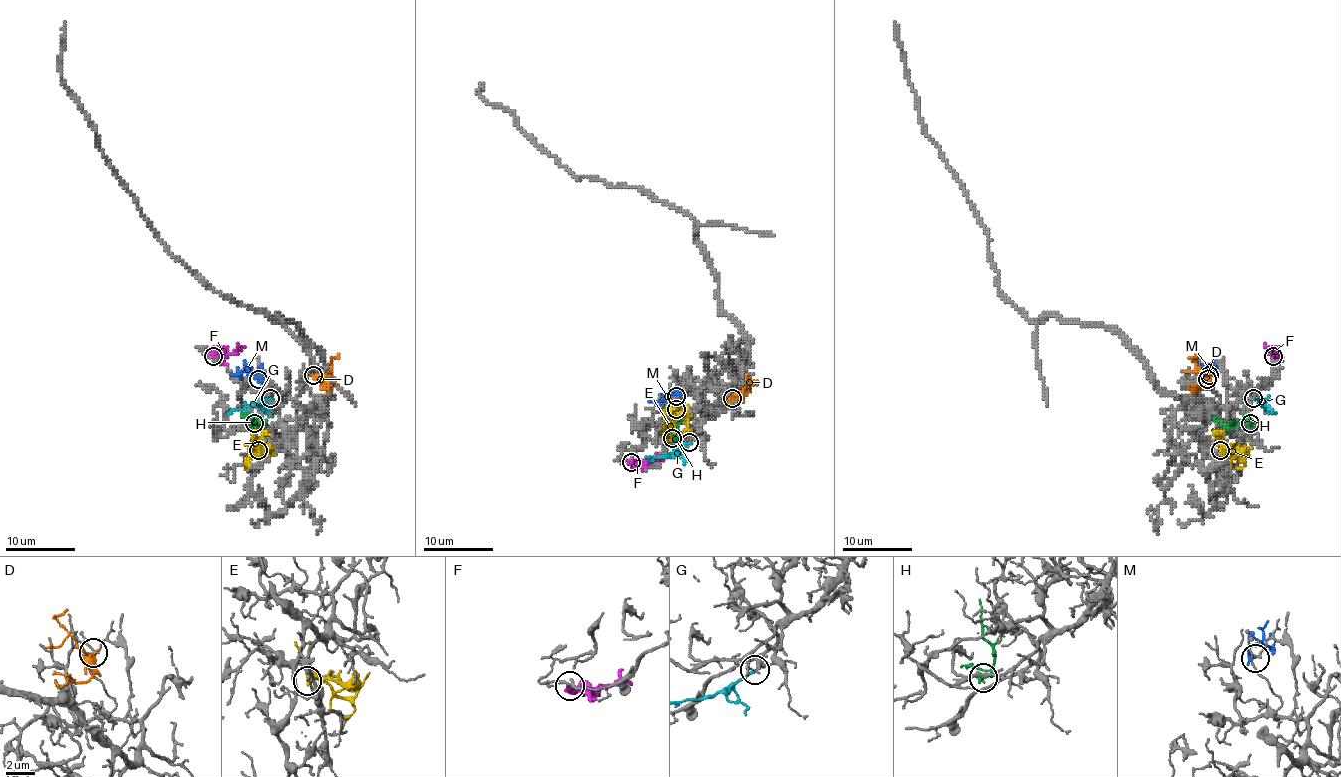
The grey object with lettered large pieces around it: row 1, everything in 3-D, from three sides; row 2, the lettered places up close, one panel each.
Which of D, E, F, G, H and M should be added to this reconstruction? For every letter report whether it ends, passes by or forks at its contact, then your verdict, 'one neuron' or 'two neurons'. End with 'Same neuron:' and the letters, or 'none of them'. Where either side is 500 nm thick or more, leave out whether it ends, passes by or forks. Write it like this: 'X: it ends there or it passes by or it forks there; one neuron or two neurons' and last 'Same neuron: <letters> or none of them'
D: it ends there; two neurons
E: it passes by; two neurons
F: it ends there; two neurons
G: it ends there; one neuron
H: it passes by; two neurons
M: it passes by; two neurons
Same neuron: G

